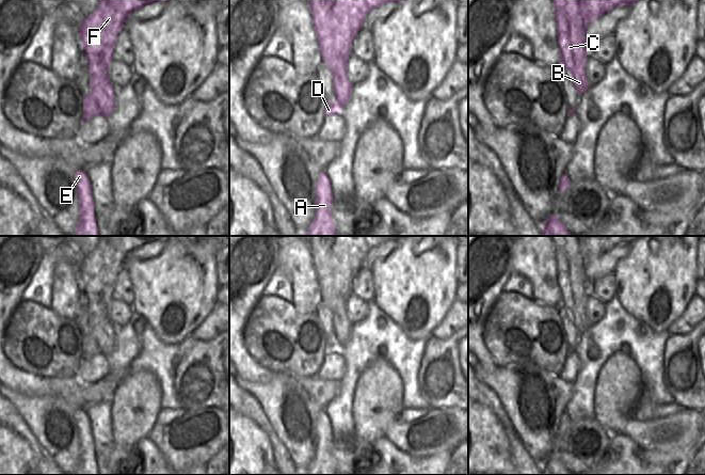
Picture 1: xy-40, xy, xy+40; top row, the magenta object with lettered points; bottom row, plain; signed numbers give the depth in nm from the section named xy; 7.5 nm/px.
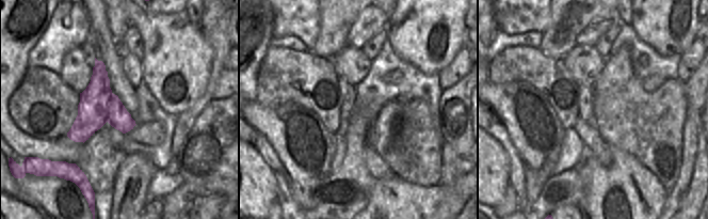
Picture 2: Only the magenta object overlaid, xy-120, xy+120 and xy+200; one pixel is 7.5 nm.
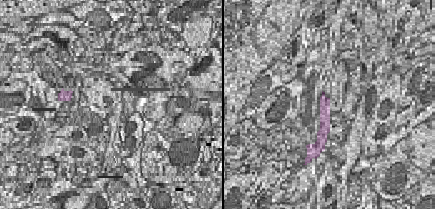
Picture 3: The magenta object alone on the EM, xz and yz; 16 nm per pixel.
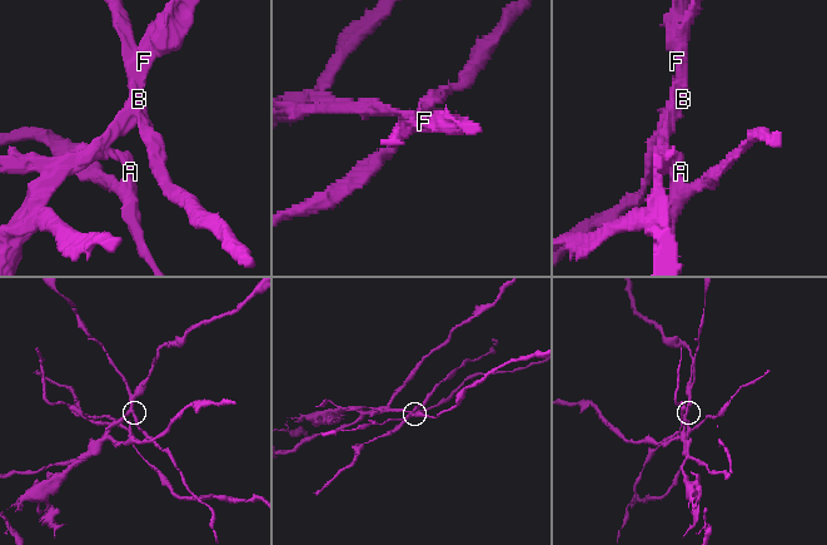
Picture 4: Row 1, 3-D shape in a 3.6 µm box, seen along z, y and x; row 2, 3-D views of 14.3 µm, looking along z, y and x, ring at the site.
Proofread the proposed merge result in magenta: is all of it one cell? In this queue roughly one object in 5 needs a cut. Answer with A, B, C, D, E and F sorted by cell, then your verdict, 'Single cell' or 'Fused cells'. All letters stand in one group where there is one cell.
Groups: A D E F / B C. Fused cells

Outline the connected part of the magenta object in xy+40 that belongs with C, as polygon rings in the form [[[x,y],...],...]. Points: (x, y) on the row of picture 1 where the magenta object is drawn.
[[[552,0],[555,19],[557,21],[557,43],[561,56],[559,65],[562,65],[571,75],[572,81],[581,95],[589,88],[584,64],[587,62],[587,38],[584,36],[584,19],[580,9],[580,0]]]

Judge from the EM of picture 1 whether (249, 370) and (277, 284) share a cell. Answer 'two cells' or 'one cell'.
two cells

